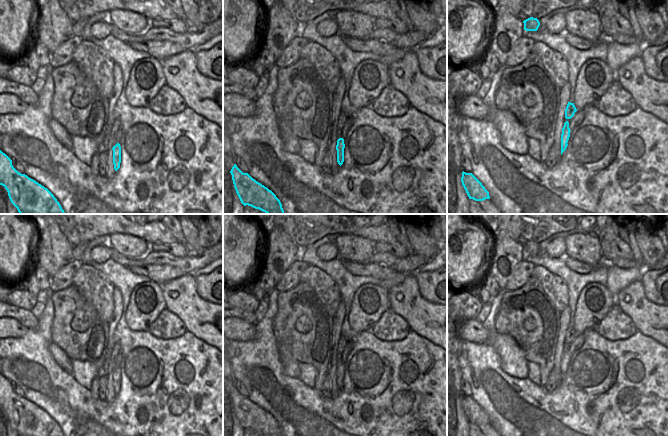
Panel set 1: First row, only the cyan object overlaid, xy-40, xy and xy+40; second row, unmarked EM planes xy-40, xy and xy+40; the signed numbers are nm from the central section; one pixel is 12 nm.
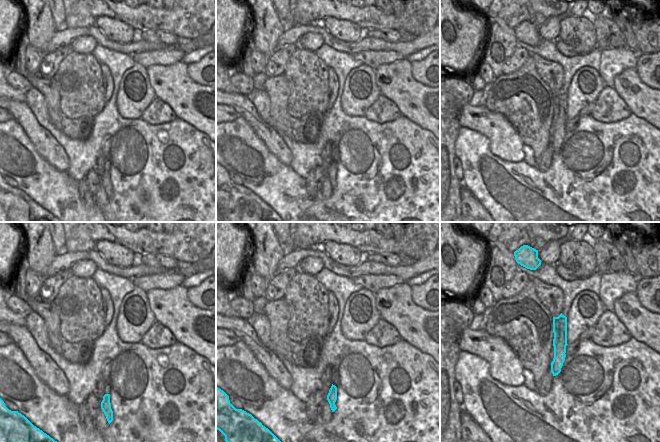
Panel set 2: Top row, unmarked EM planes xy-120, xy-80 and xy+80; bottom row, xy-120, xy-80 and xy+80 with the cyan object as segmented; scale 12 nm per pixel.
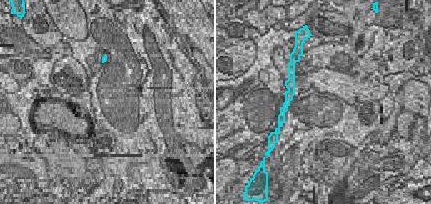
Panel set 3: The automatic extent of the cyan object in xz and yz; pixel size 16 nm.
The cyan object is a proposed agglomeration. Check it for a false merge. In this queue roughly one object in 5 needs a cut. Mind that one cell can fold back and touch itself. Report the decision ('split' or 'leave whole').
split

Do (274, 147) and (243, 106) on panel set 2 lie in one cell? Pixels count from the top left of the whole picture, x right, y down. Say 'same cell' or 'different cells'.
same cell

